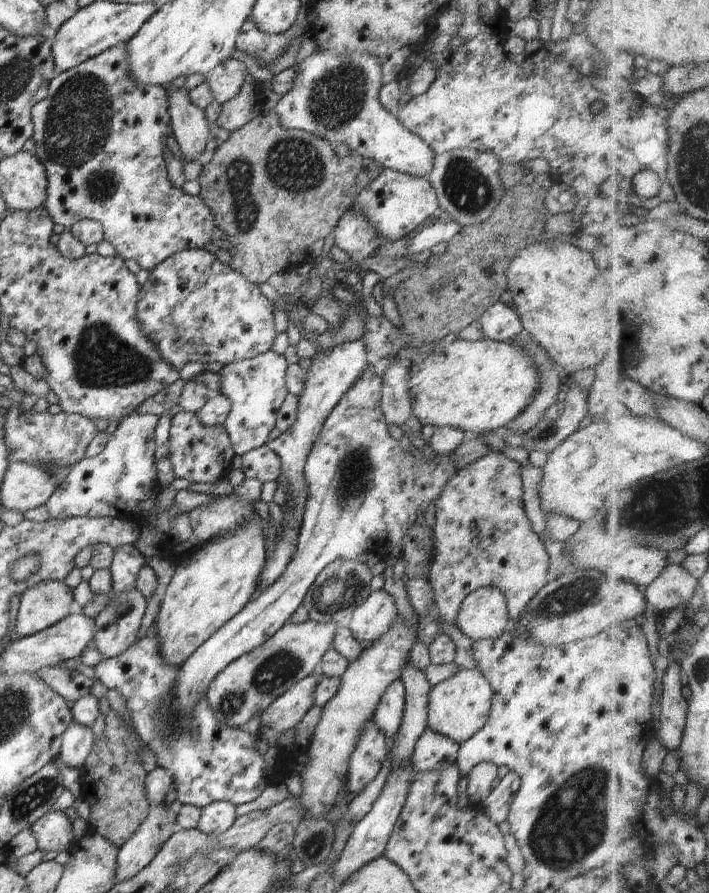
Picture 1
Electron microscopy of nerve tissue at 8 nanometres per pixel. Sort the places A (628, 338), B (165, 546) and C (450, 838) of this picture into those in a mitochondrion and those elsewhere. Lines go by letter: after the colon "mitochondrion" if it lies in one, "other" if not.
A: other
B: other
C: other

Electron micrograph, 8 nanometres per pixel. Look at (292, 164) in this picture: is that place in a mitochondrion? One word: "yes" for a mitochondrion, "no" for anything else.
yes

